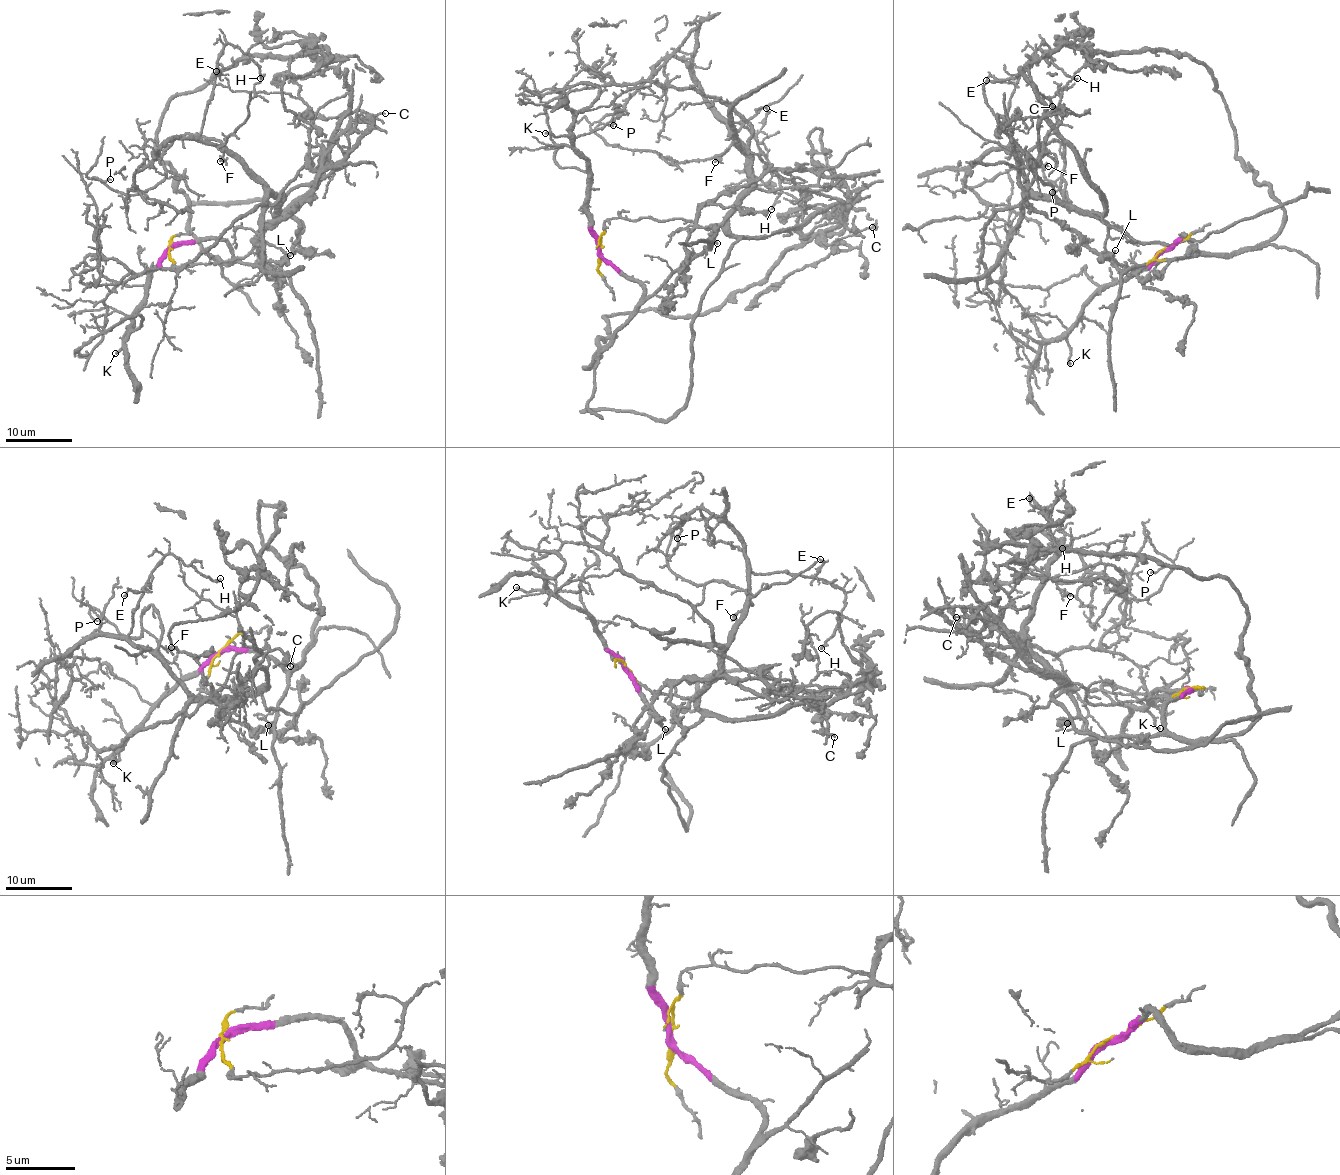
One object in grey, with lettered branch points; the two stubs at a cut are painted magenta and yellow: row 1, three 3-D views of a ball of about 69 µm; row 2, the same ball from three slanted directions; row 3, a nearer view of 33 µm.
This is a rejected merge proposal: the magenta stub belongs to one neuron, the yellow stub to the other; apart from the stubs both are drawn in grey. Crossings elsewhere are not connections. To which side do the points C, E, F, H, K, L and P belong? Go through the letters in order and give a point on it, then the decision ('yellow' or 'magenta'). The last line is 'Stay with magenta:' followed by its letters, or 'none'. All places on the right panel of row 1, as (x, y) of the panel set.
C: at (1052, 106); yellow
E: at (986, 80); yellow
F: at (1048, 166); yellow
H: at (1077, 78); yellow
K: at (1070, 363); magenta
L: at (1115, 250); magenta
P: at (1052, 192); yellow
Stay with magenta: K, L

